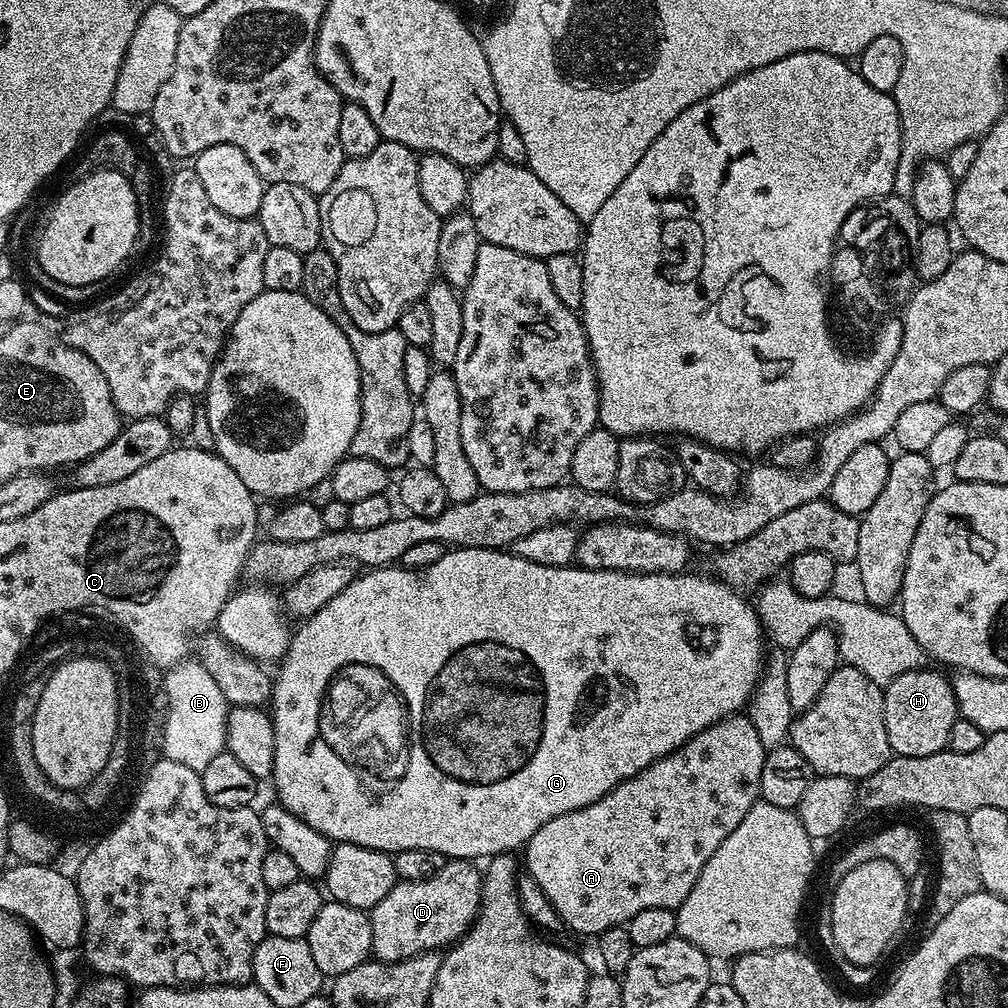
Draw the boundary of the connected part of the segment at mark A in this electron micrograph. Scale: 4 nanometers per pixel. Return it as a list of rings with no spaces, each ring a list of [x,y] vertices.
[[[737,714],[726,720],[720,720],[705,732],[699,732],[694,738],[687,740],[680,748],[675,748],[668,756],[655,760],[638,774],[634,774],[628,780],[623,780],[621,784],[614,786],[614,790],[610,790],[605,796],[598,798],[598,802],[594,802],[582,810],[570,810],[570,814],[550,818],[550,822],[546,822],[546,826],[542,826],[542,830],[538,830],[529,838],[523,849],[522,855],[524,855],[525,862],[528,863],[527,875],[532,876],[534,882],[538,882],[538,886],[542,886],[546,898],[550,898],[554,910],[558,910],[564,927],[569,933],[571,931],[581,932],[582,935],[592,936],[592,938],[599,937],[600,933],[611,928],[627,925],[628,920],[634,918],[634,914],[639,914],[641,910],[654,910],[655,908],[675,910],[679,908],[686,898],[686,894],[690,894],[698,874],[702,874],[702,866],[706,866],[706,862],[710,862],[714,850],[718,850],[718,846],[722,846],[722,842],[726,842],[726,838],[730,838],[730,834],[734,834],[734,830],[738,830],[738,822],[742,822],[744,815],[752,809],[753,804],[757,803],[765,751],[762,746],[762,738],[758,738],[758,730],[754,730],[752,721],[748,719],[747,715]]]

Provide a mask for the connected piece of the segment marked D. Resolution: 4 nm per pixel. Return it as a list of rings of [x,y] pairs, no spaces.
[[[449,859],[434,878],[422,882],[396,883],[370,910],[372,956],[385,964],[405,960],[423,952],[455,945],[480,915],[480,891],[484,885],[481,869],[471,860]]]

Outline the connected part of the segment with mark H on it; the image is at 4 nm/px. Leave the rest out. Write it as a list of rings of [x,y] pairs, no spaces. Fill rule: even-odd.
[[[931,667],[919,668],[917,672],[907,672],[898,678],[894,678],[883,689],[884,694],[884,721],[886,722],[886,734],[897,756],[929,756],[935,752],[942,752],[948,748],[950,738],[950,726],[958,719],[958,709],[951,679],[940,672],[931,672]]]

